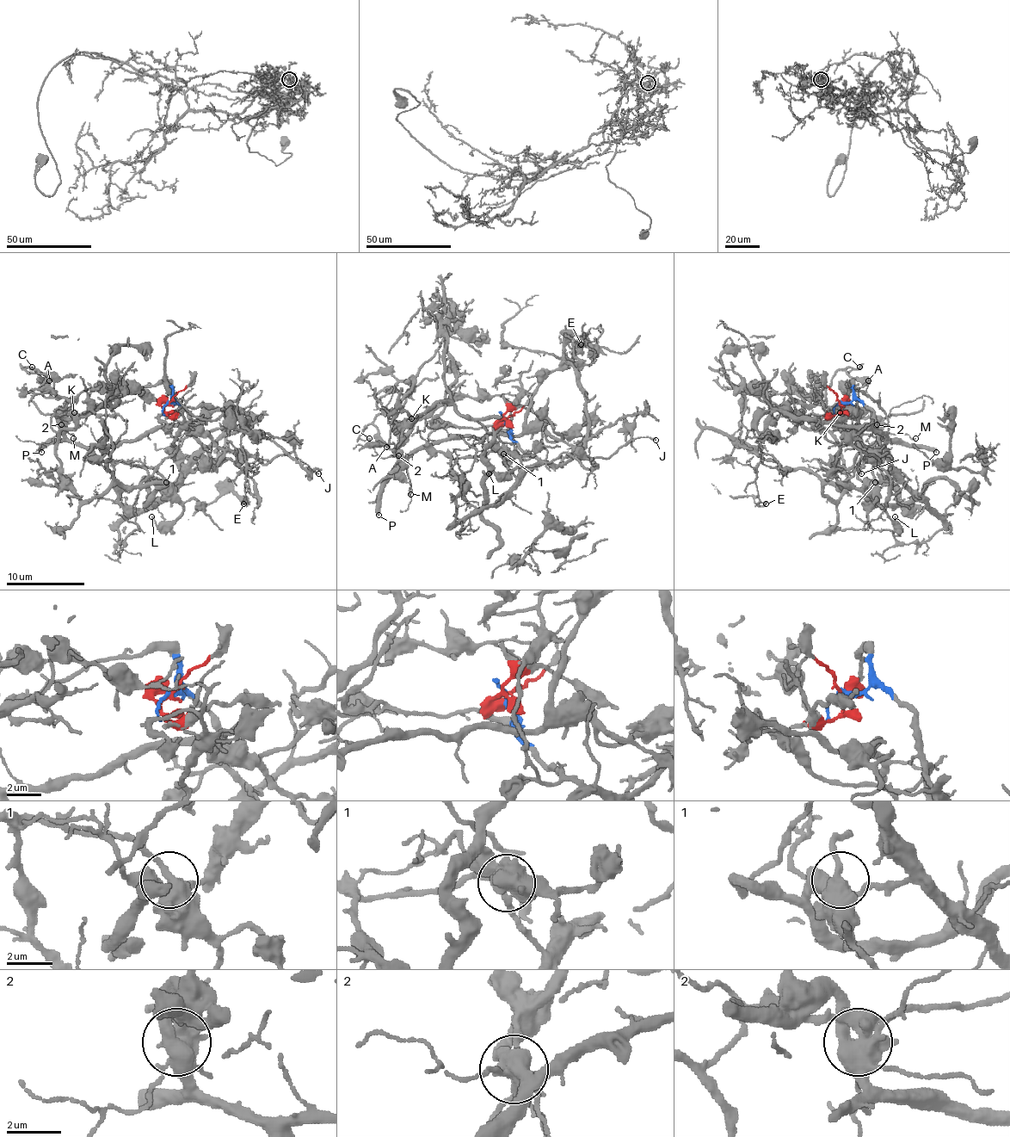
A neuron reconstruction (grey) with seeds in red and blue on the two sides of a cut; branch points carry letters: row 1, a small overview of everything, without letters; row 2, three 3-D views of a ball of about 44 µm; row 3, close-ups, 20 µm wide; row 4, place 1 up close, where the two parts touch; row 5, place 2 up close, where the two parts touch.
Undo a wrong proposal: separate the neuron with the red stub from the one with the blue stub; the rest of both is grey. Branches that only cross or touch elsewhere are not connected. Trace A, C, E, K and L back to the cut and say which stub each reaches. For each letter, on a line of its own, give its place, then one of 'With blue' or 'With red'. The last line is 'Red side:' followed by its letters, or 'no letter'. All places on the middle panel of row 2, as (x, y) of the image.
A: Place: (386, 447). With blue
C: Place: (369, 438). With blue
E: Place: (581, 344). With blue
K: Place: (411, 418). With blue
L: Place: (489, 473). With red
Red side: L

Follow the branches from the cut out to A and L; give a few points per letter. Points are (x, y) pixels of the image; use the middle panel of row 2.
A: (505, 420), (526, 459), (446, 402), (398, 423), (413, 384), (403, 380), (373, 422), (387, 448)
L: (505, 420), (517, 396), (458, 396), (430, 410), (395, 448), (404, 455), (515, 455), (511, 471), (489, 472)

